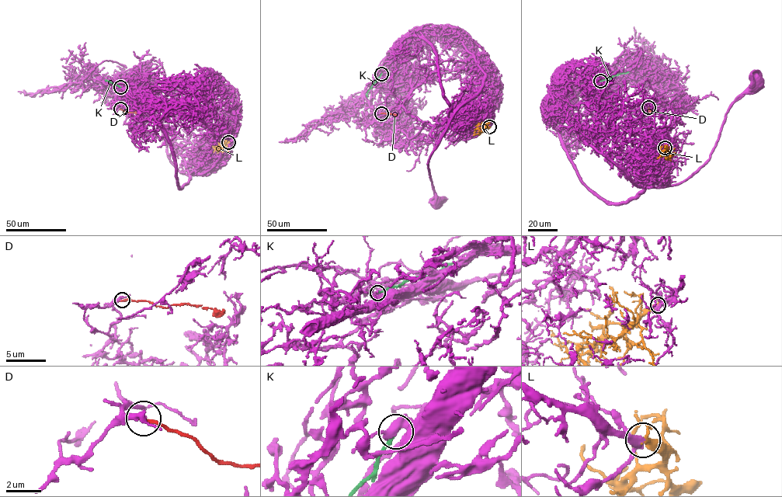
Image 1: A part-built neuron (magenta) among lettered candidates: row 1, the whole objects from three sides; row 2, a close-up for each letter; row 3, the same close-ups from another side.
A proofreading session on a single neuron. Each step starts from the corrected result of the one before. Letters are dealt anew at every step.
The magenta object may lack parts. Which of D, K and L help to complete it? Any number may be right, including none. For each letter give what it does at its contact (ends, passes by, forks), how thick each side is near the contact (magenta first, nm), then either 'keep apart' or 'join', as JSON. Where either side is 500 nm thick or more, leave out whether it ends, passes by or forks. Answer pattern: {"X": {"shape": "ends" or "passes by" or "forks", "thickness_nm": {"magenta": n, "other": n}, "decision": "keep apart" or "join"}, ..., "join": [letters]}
{"D": {"shape": "ends", "thickness_nm": {"magenta": 280, "other": 200}, "decision": "keep apart"}, "K": {"shape": "ends", "thickness_nm": {"magenta": 480, "other": 240}, "decision": "keep apart"}, "L": {"shape": "ends", "thickness_nm": {"magenta": 320, "other": 440}, "decision": "join"}, "join": ["L"]}

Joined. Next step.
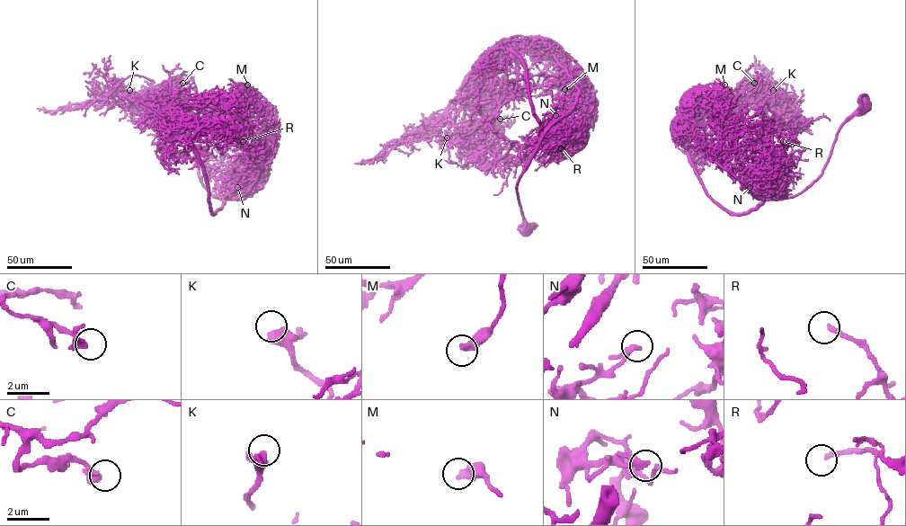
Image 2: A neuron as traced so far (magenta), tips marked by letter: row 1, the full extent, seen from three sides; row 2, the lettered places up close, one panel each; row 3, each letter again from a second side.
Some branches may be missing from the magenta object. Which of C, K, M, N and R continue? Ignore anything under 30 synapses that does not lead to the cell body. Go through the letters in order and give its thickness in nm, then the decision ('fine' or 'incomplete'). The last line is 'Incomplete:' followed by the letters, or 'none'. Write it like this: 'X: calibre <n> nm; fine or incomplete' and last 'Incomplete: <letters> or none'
C: calibre 280 nm; fine
K: calibre 400 nm; incomplete
M: calibre 440 nm; fine
N: calibre 240 nm; fine
R: calibre 200 nm; incomplete
Incomplete: K, R

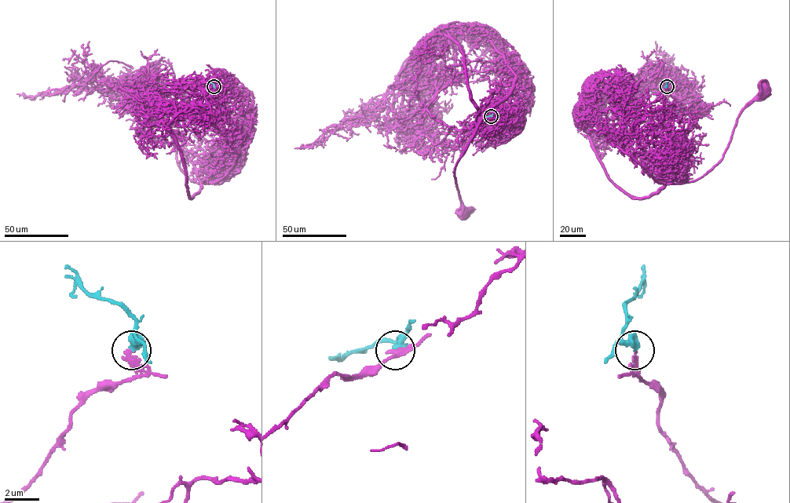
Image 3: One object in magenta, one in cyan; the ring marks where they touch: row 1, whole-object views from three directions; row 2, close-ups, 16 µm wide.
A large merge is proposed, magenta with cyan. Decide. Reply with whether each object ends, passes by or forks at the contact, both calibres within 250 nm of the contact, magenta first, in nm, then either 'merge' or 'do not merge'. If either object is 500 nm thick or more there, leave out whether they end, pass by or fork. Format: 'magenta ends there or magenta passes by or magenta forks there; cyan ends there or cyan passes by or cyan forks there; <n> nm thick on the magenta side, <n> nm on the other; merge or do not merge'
magenta ends there; cyan passes by; 180 nm thick on the magenta side, 400 nm on the other; do not merge

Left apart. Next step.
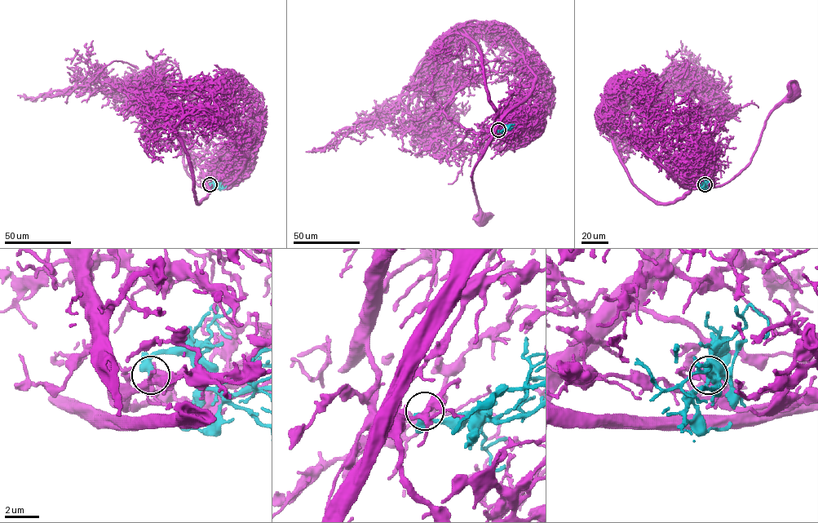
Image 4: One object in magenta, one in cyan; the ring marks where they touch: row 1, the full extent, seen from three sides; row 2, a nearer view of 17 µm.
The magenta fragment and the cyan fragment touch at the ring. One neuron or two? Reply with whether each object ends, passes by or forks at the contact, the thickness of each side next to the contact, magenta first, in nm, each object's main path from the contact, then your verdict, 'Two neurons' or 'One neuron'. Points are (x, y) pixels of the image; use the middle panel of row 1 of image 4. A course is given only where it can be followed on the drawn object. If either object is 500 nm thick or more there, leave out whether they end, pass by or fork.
Thickness 320 nm (magenta) against 550 nm. Course of magenta: (498, 130), (472, 175), (478, 213), (484, 219). Course of cyan: (498, 130), (515, 124). One neuron

